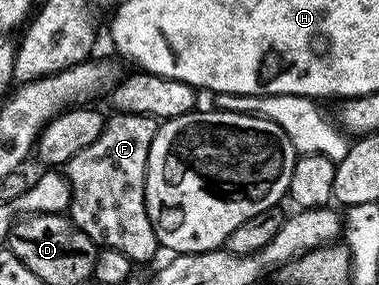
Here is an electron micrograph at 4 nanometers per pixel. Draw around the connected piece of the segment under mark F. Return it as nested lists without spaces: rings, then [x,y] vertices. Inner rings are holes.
[[[115,112],[113,116],[106,117],[106,126],[104,131],[100,131],[100,139],[84,147],[84,151],[76,151],[76,155],[72,155],[72,159],[64,166],[72,191],[68,216],[73,225],[84,231],[84,235],[88,235],[88,239],[92,239],[102,249],[120,251],[128,255],[131,263],[150,261],[160,253],[160,246],[146,210],[146,168],[148,151],[152,147],[152,139],[156,139],[159,122],[148,115],[135,113]]]

